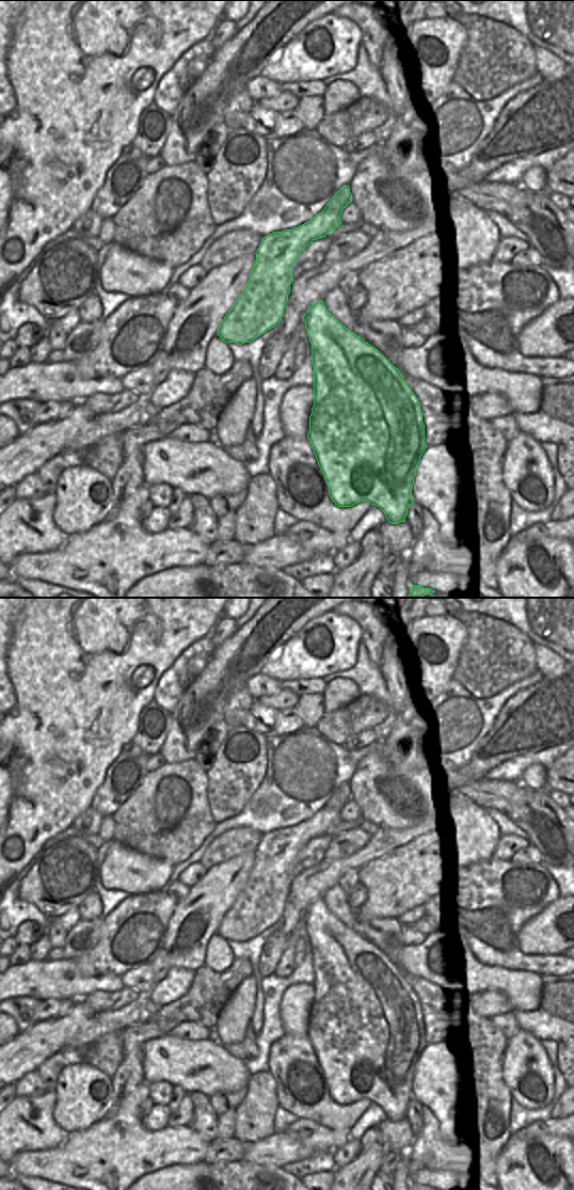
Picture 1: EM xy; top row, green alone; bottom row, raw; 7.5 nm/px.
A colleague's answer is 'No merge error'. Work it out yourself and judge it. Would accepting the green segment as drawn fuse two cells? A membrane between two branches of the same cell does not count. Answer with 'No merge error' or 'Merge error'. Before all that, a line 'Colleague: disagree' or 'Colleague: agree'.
Colleague: disagree
Merge error.

